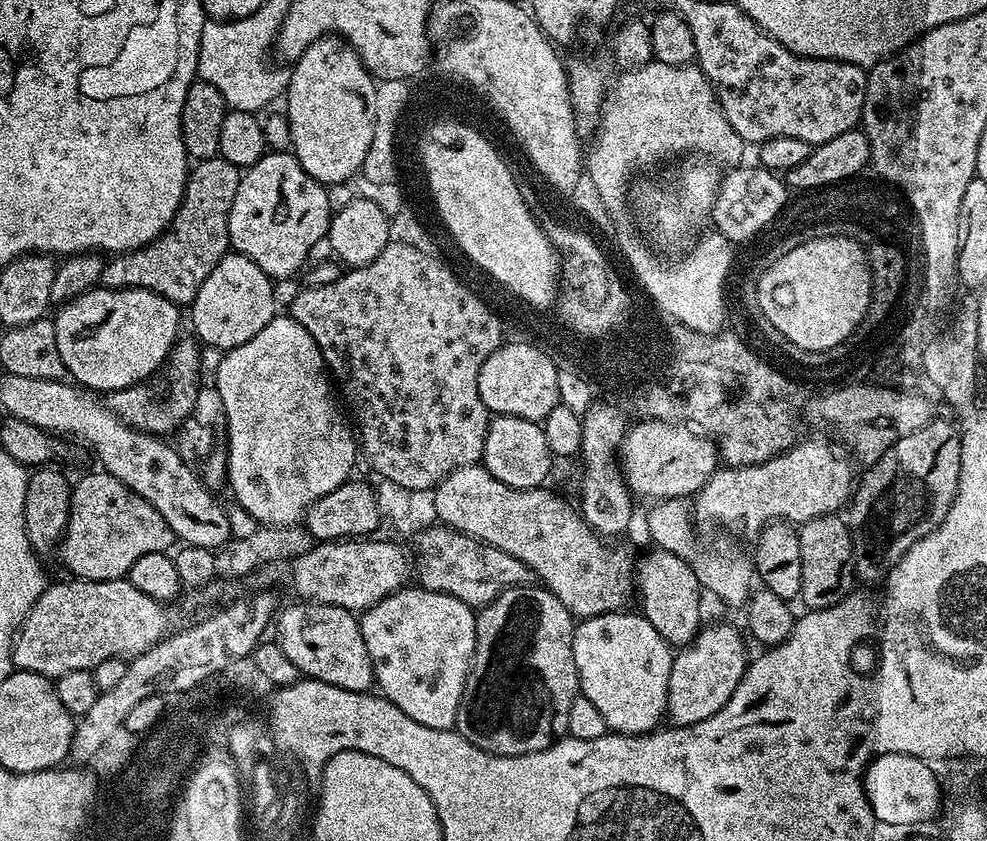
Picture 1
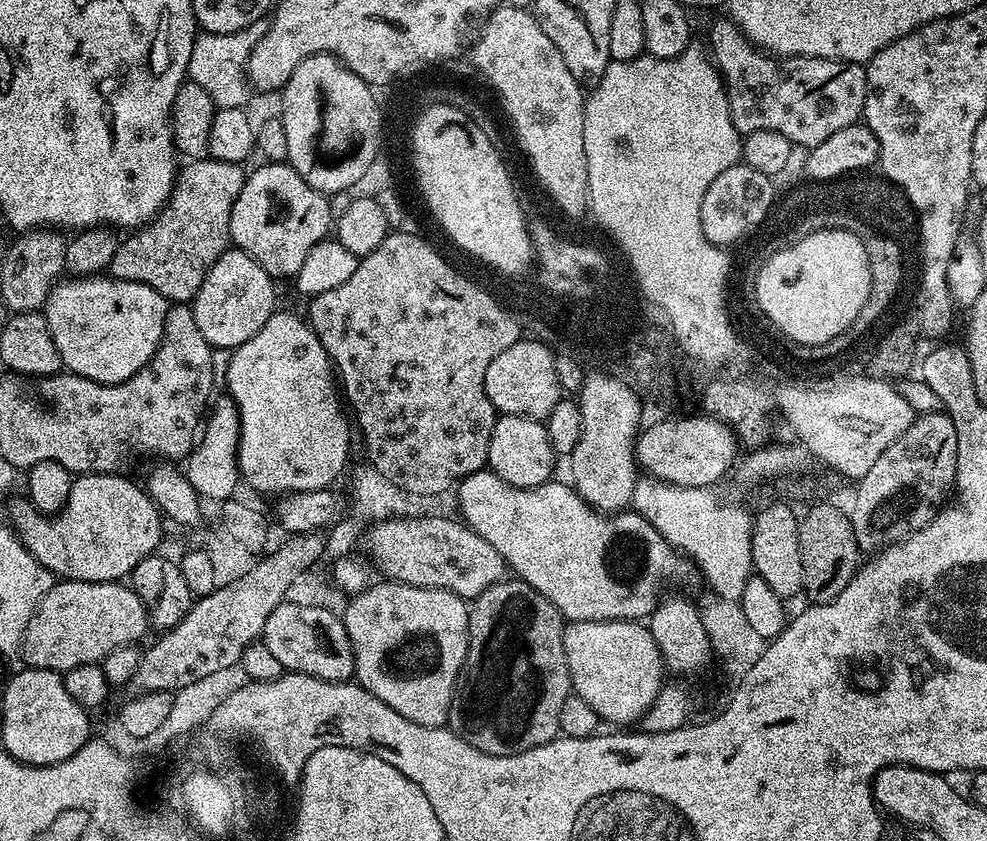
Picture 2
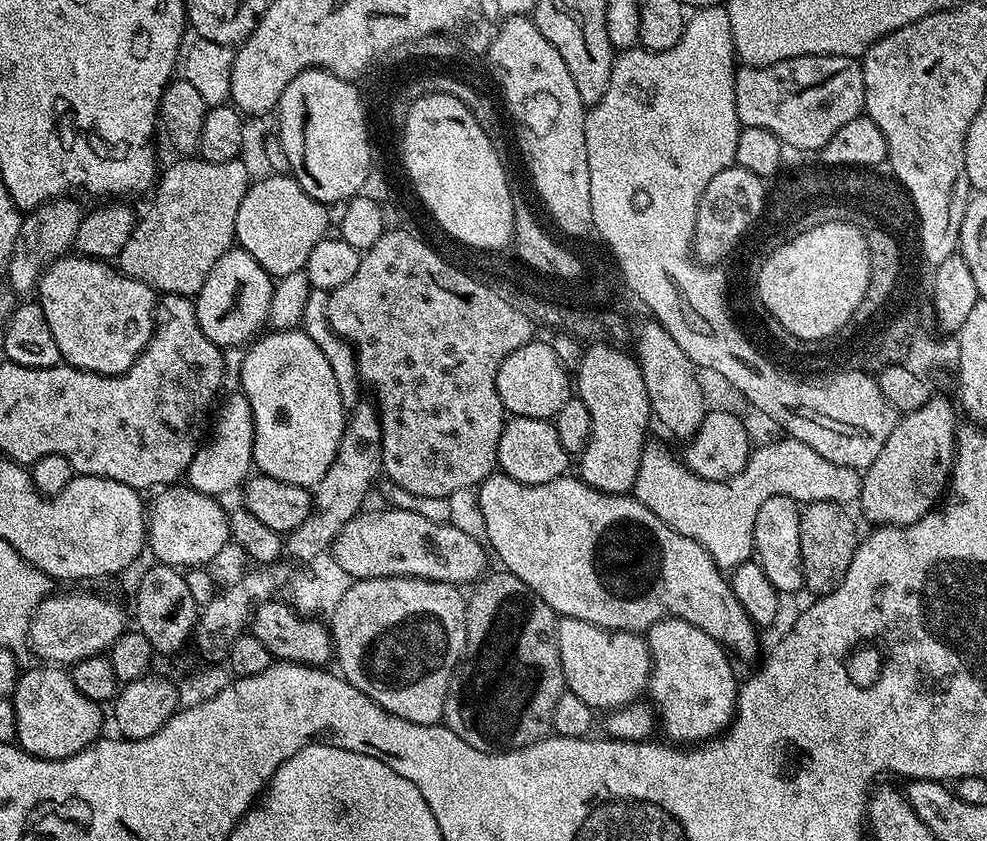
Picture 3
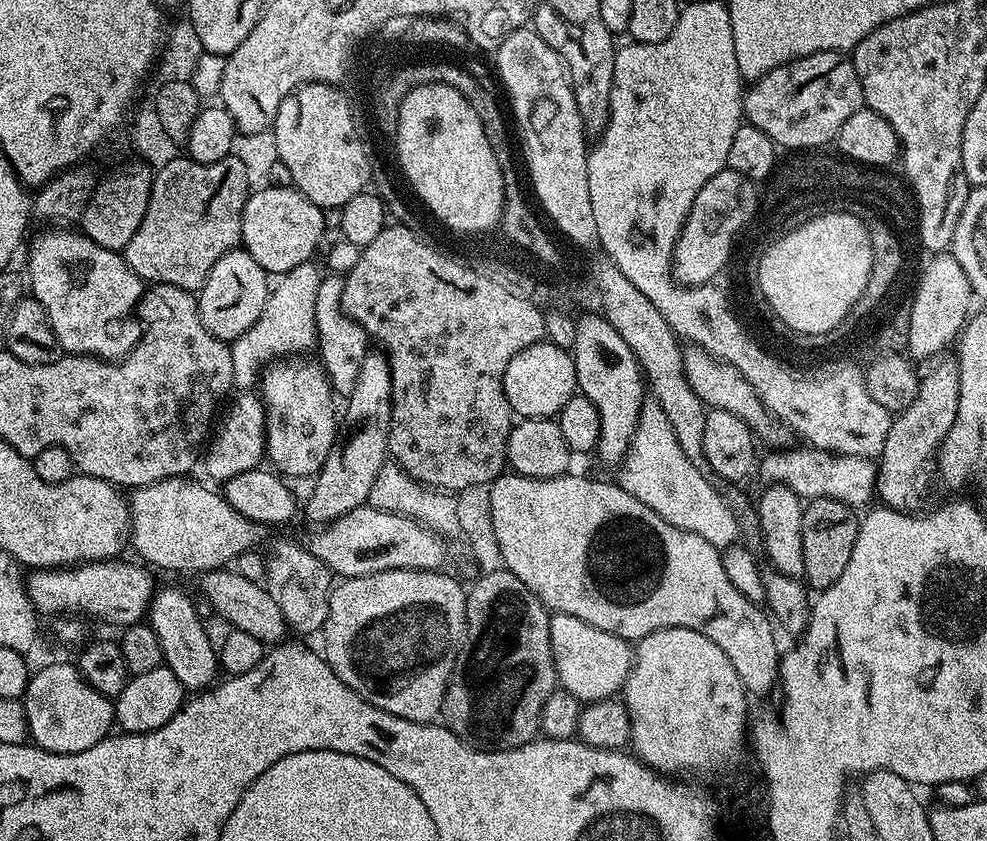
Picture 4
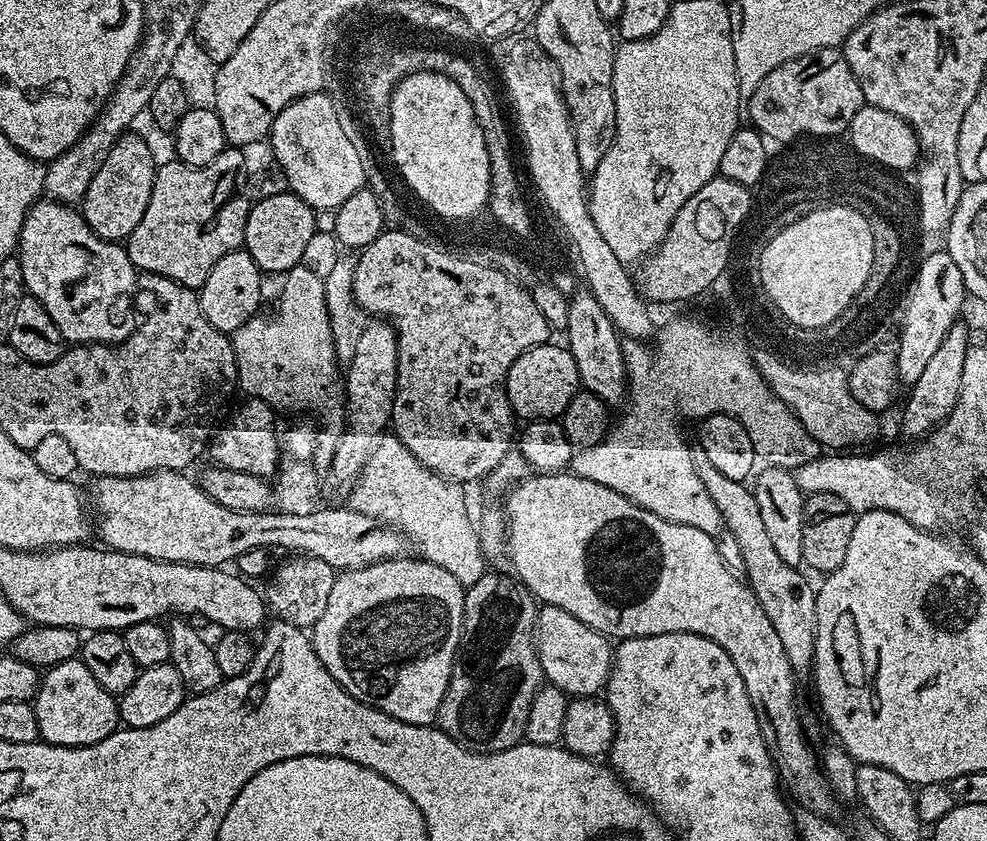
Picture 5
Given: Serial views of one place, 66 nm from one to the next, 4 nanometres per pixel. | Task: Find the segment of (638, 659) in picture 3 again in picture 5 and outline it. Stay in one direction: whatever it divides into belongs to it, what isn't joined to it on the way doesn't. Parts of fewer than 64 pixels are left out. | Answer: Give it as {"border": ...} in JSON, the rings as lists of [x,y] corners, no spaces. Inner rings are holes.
{"border":[[[543,605],[536,614],[534,639],[536,653],[542,662],[545,681],[562,689],[569,698],[596,696],[599,693],[599,688],[601,691],[607,685],[608,676],[612,673],[613,645],[608,637],[603,636],[601,632],[590,630],[590,626],[586,626],[586,622],[578,622],[578,618],[574,618],[574,614],[566,614],[566,610],[562,610],[558,606]]]}

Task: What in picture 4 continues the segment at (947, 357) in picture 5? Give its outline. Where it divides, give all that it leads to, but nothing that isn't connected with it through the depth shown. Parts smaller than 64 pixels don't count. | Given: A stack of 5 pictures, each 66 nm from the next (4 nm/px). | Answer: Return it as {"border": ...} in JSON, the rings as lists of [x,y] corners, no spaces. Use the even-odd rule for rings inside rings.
{"border":[[[941,359],[937,368],[920,376],[918,398],[906,406],[906,410],[895,413],[886,442],[878,457],[876,470],[876,496],[885,508],[896,512],[911,513],[924,500],[928,487],[934,480],[934,469],[938,464],[940,444],[946,438],[954,418],[958,414],[960,397],[960,365],[955,359]]]}

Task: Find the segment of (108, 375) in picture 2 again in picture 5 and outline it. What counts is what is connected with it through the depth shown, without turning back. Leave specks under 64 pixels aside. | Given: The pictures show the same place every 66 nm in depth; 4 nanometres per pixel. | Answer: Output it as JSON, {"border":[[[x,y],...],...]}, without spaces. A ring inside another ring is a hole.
{"border":[[[47,198],[37,200],[36,203],[28,209],[26,218],[22,222],[20,243],[18,245],[18,259],[22,266],[22,278],[24,279],[24,287],[27,295],[38,298],[38,302],[42,302],[42,306],[46,306],[46,314],[50,314],[54,326],[58,326],[62,338],[69,345],[120,344],[129,336],[129,334],[136,330],[138,316],[135,316],[135,314],[132,313],[132,295],[136,292],[136,276],[138,277],[138,269],[130,262],[128,249],[123,243],[115,240],[104,240],[98,234],[94,234],[94,230],[90,230],[90,226],[85,222],[83,215],[81,215],[75,207],[59,204],[57,200],[50,200]]]}

